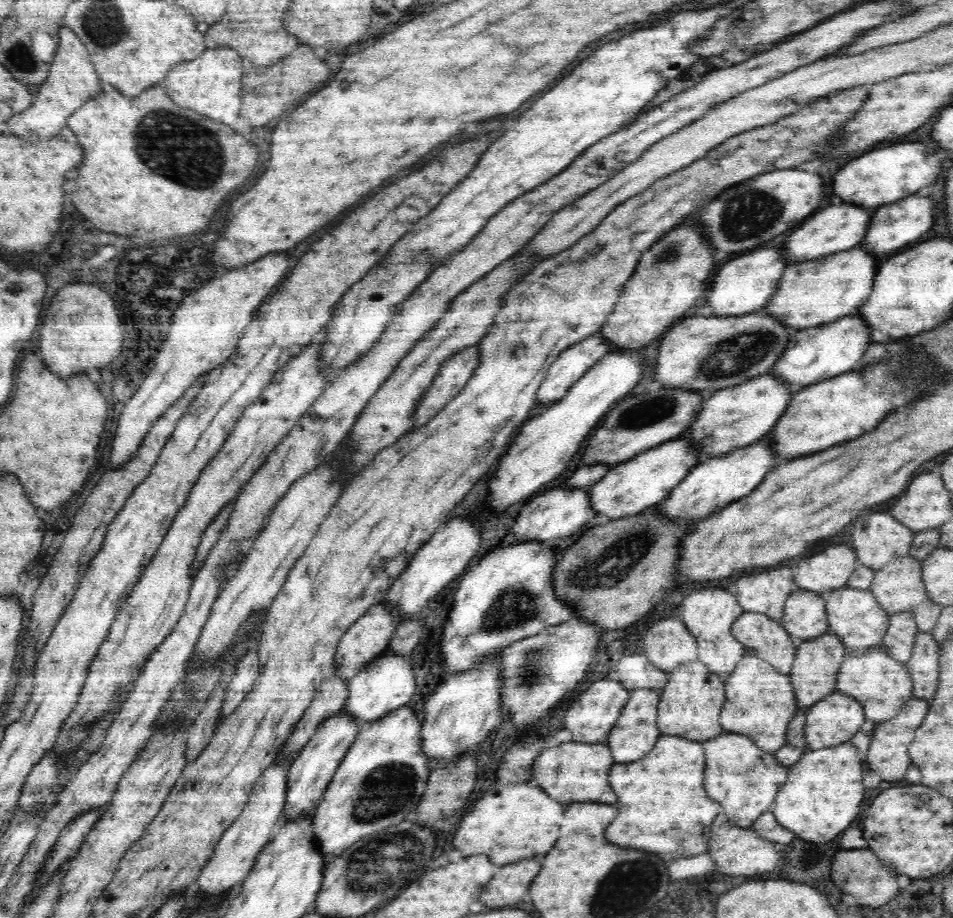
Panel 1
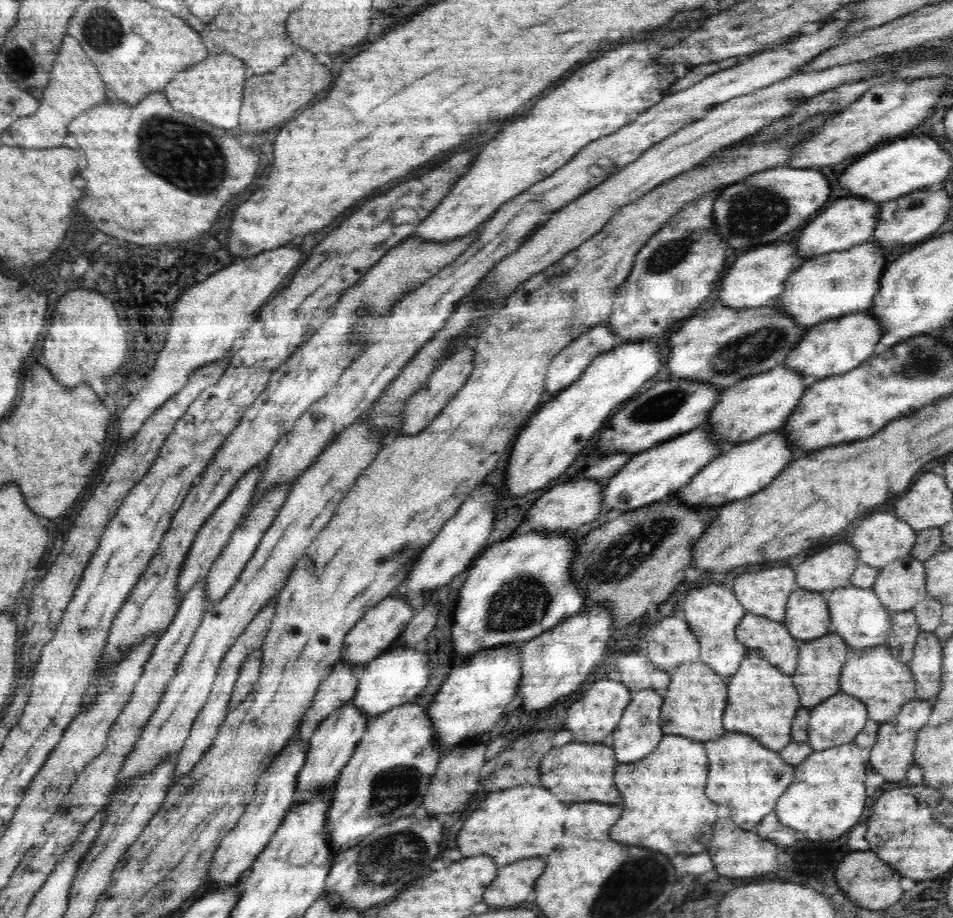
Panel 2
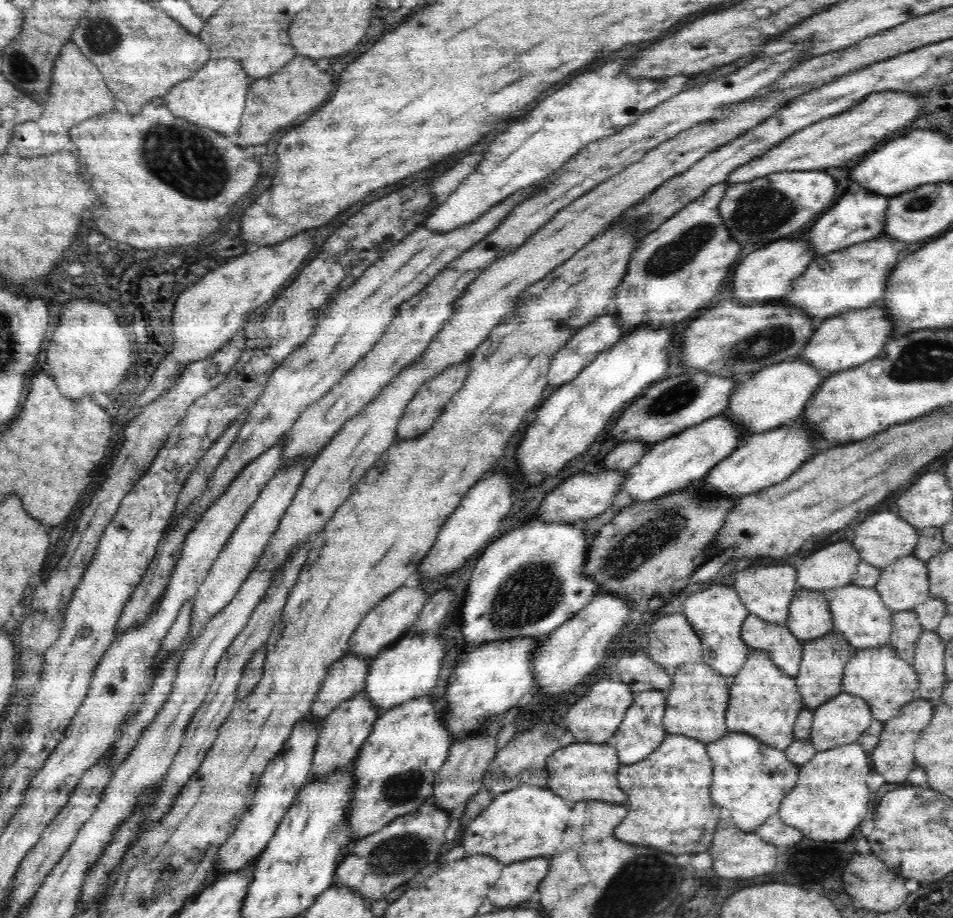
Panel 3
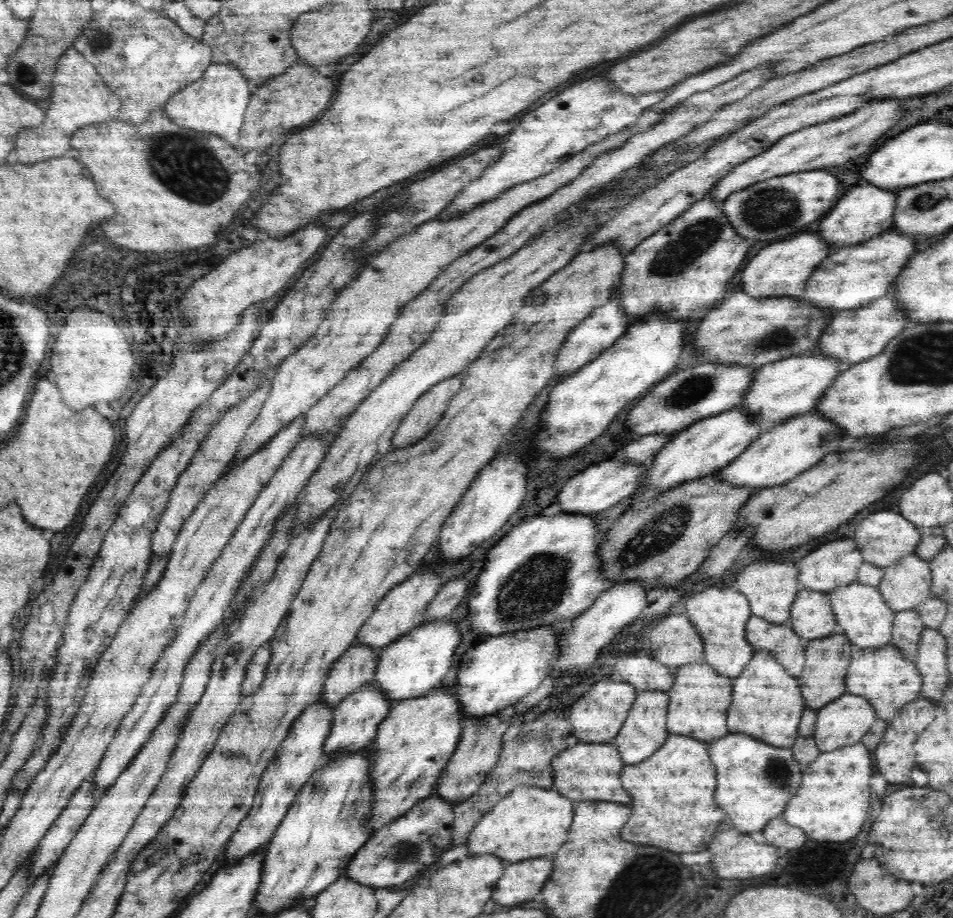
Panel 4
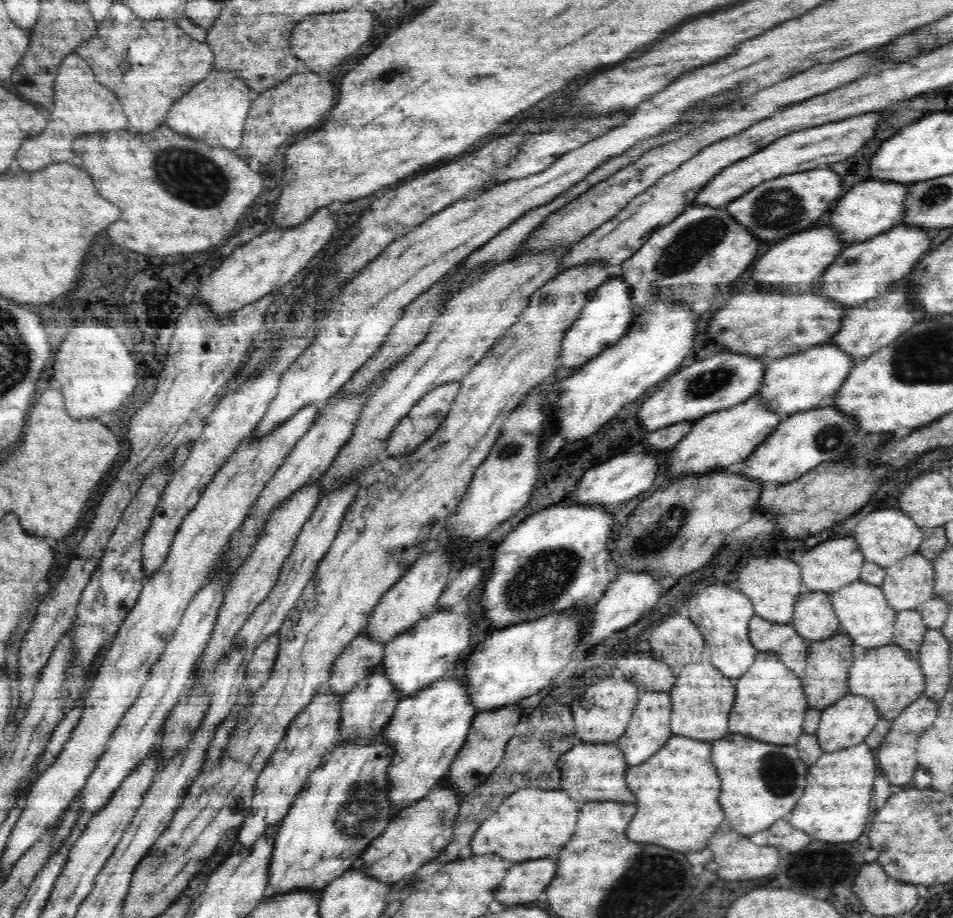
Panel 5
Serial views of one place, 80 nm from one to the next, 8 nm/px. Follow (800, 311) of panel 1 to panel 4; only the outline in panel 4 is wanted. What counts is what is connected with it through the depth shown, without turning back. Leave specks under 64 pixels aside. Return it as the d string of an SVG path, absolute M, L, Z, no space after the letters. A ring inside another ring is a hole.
M890 230L864 244L833 250L831 256L808 280L803 298L830 315L866 306L874 299L890 295L893 283L915 256L918 238L921 237Z

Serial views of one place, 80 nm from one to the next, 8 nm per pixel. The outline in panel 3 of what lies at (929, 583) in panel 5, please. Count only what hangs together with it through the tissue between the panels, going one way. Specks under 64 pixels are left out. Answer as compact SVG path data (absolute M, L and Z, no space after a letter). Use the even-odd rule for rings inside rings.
M912 554L896 559L892 564L883 567L875 589L891 611L912 611L916 605L922 604L931 597L929 586L926 563Z

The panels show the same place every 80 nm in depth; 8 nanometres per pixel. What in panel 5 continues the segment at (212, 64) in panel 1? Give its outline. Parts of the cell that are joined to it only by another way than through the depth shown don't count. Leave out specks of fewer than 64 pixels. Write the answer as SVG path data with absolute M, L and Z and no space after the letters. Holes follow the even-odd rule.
M211 69L204 80L196 83L180 100L172 102L165 125L180 134L194 136L194 140L208 146L224 146L236 150L242 144L242 134L253 98L254 93L238 77L238 73Z

